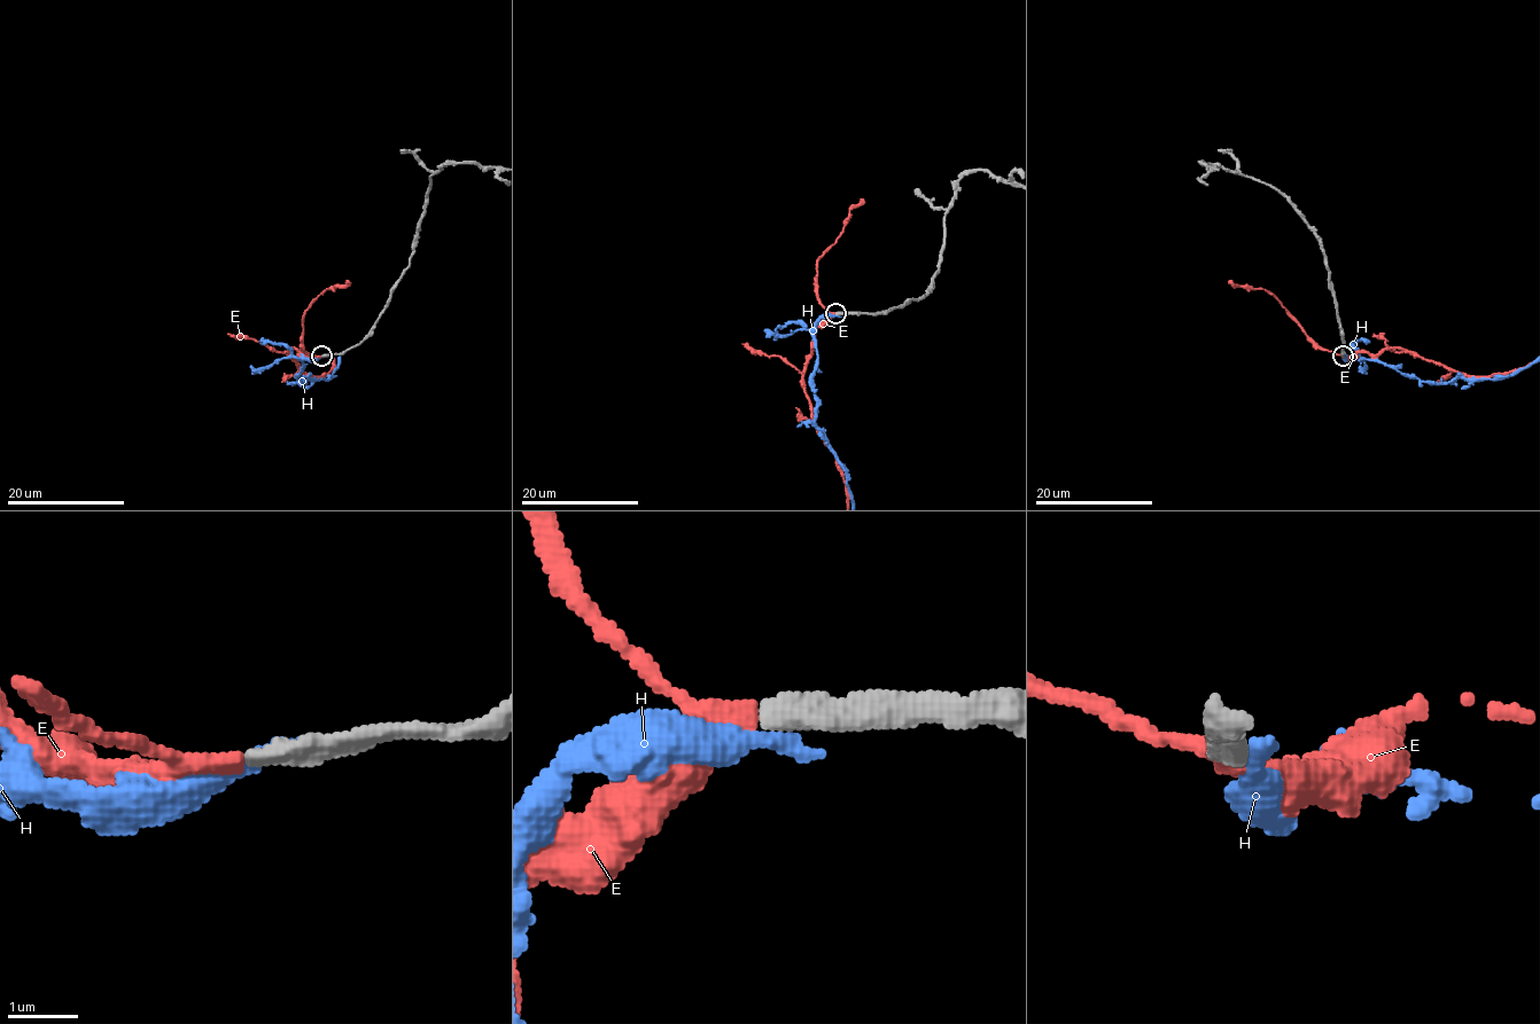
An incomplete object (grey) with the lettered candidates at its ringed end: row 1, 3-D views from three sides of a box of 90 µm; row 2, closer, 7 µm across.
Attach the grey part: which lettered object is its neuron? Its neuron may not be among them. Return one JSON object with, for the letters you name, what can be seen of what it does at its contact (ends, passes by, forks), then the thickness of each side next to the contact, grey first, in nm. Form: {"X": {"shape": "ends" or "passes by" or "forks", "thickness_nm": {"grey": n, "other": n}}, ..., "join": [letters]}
{"E": {"shape": "passes by", "thickness_nm": {"grey": 360, "other": 280}}, "join": ["E"]}

